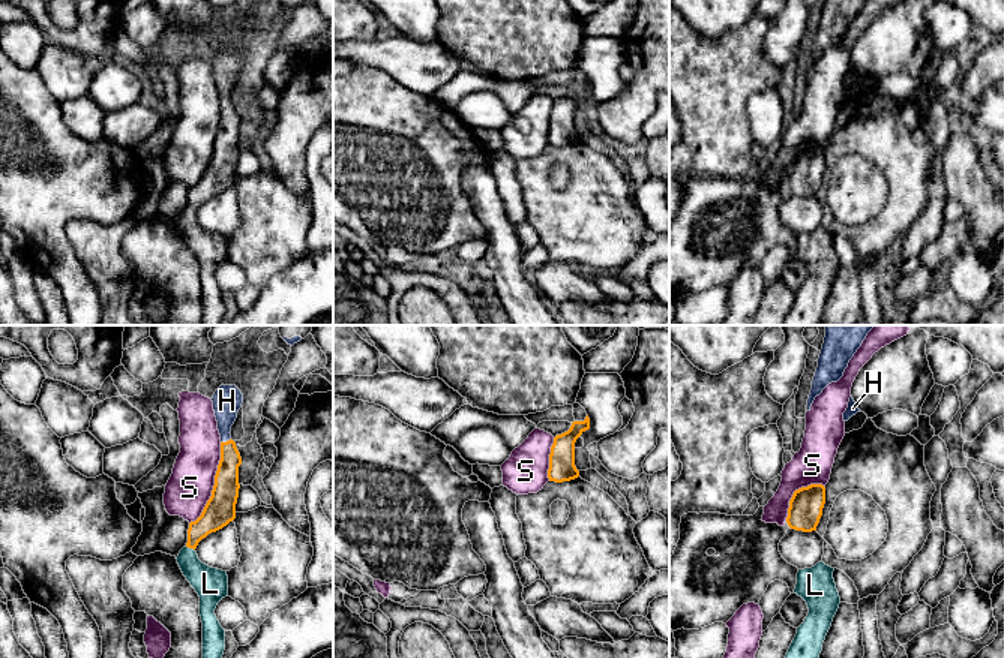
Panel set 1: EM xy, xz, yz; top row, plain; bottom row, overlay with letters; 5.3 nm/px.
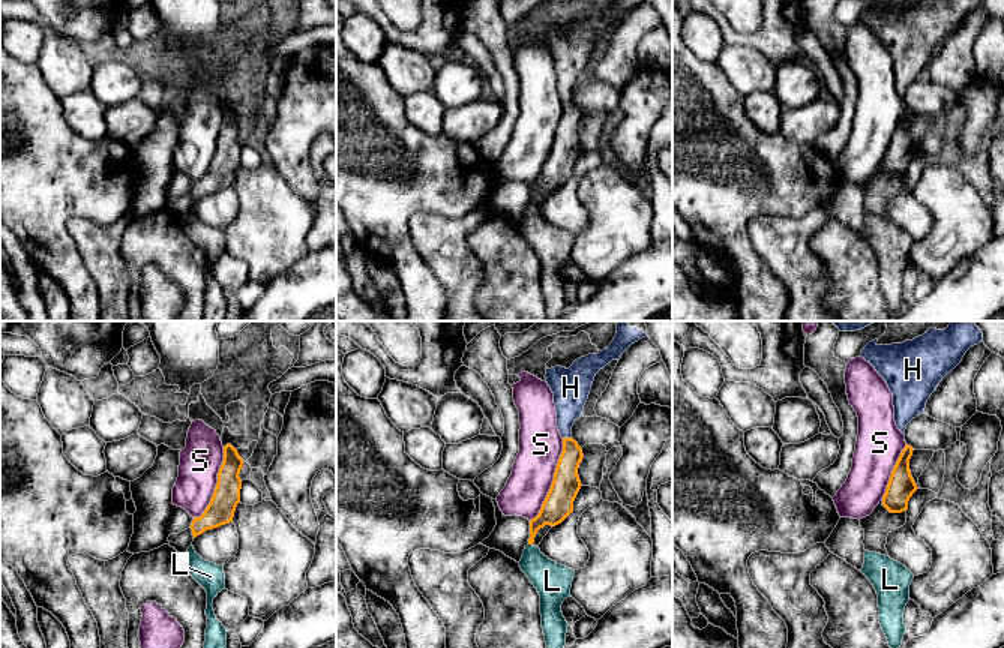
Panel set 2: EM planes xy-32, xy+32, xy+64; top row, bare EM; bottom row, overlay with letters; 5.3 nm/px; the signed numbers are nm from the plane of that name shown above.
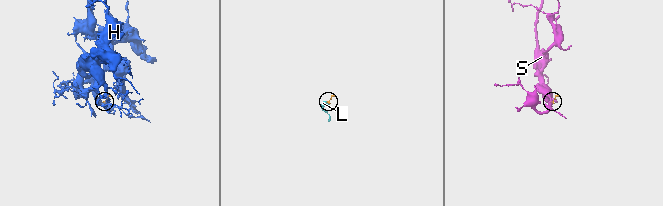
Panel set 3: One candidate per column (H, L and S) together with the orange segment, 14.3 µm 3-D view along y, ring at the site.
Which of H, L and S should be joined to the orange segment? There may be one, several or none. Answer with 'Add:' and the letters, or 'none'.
Add: H, L

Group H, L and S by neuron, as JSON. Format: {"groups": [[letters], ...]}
{"groups": [["H", "L"], ["S"]]}

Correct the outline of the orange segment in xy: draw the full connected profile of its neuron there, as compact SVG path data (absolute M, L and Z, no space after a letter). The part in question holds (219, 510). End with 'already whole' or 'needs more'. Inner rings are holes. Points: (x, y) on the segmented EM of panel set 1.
M221 385L212 402L221 435L221 460L212 496L201 516L189 523L188 543L176 559L183 576L200 597L203 658L222 658L225 630L221 627L215 609L222 598L228 597L228 576L227 571L203 564L195 549L209 534L222 529L236 519L242 457L230 432L242 408L243 394L236 385Z | needs more

